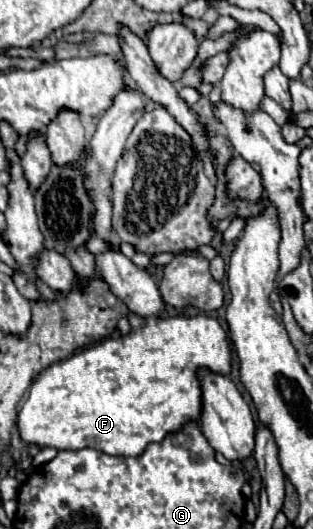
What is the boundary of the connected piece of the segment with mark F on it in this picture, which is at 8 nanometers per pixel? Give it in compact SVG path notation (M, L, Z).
M131 313L131 331L127 335L117 335L117 337L107 337L95 345L91 345L89 349L83 349L81 353L71 355L65 361L53 363L51 367L47 367L31 385L29 389L29 397L23 403L21 411L19 411L19 431L23 441L31 443L31 445L39 445L39 447L55 447L59 451L63 449L97 449L103 451L107 455L127 455L127 457L139 457L149 443L161 443L167 435L171 433L179 433L183 431L185 425L189 423L197 423L201 421L201 413L203 413L203 391L201 391L201 377L199 371L207 369L209 373L217 373L217 375L231 375L231 361L233 361L233 349L231 349L231 341L227 331L221 327L221 323L215 317L209 315L175 315L175 317L139 317L135 313Z

